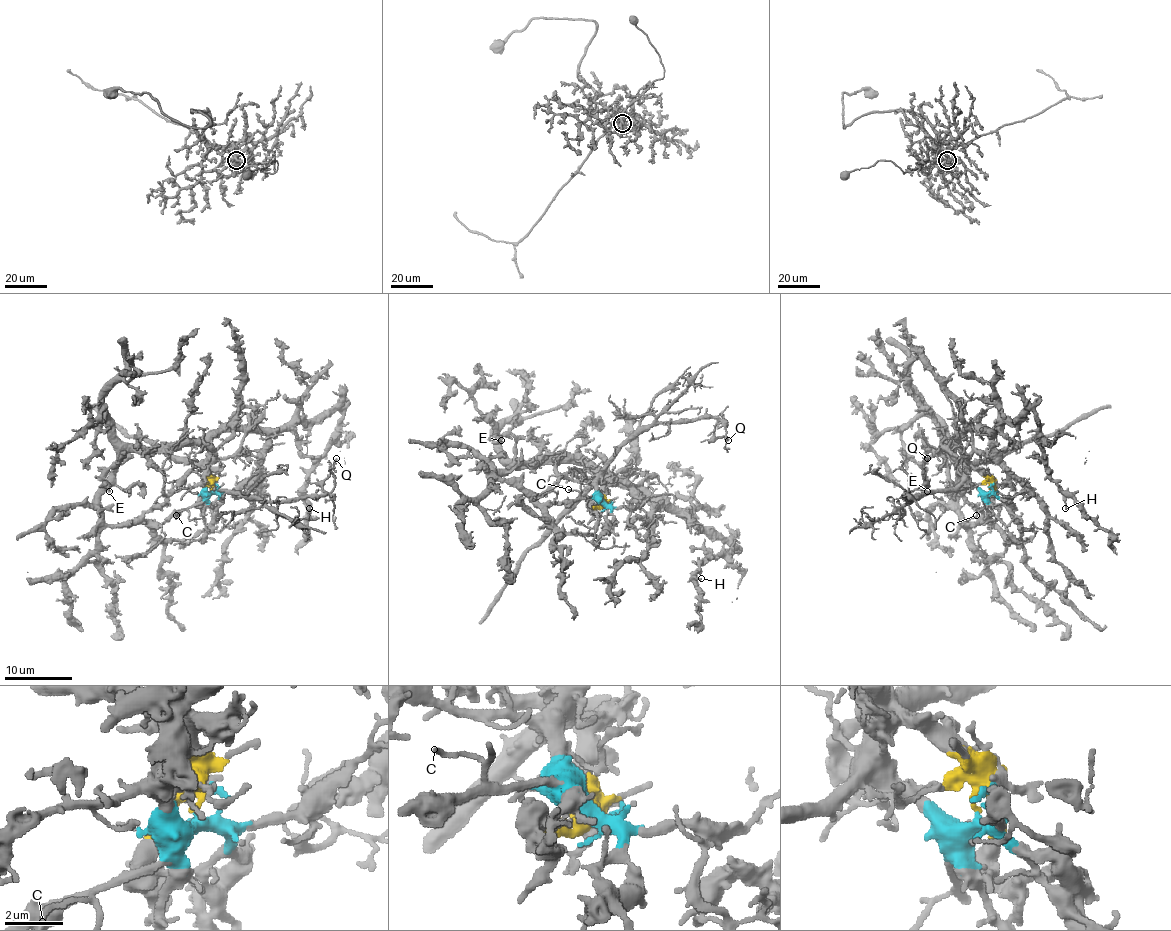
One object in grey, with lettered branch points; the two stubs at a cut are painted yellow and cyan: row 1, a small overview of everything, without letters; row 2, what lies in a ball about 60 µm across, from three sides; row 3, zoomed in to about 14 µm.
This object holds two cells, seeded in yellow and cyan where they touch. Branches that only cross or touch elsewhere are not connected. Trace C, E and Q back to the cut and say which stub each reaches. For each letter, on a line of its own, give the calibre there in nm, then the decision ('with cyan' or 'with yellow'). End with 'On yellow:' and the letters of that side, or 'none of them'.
C: 160 nm | with cyan
E: 200 nm | with yellow
Q: 190 nm | with cyan
On yellow: E

